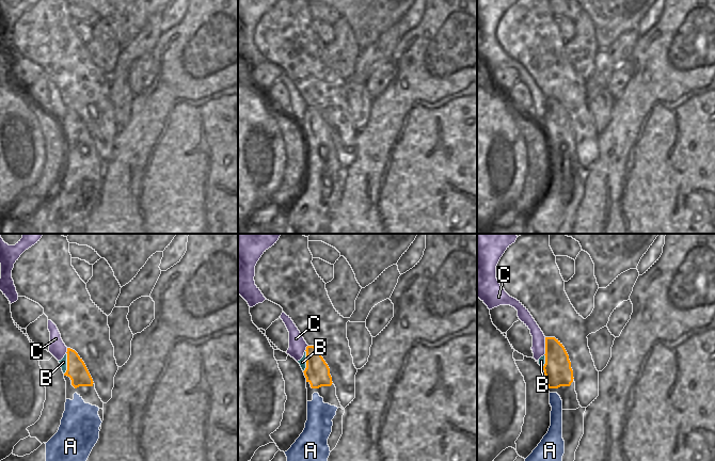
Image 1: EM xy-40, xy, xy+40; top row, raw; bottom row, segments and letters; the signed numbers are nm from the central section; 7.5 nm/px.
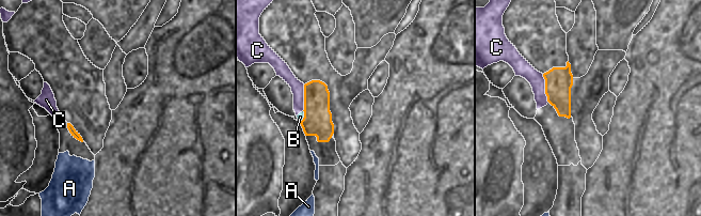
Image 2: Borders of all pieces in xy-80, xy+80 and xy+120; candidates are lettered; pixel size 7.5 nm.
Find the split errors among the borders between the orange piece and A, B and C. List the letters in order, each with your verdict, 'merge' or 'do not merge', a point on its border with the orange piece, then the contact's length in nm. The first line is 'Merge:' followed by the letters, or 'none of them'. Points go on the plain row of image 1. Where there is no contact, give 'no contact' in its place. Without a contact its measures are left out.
Merge: A
A: merge | xy+40 (572, 141) | 30 nm
B: do not merge | xy-40 (67, 124) | 170 nm
C: do not merge | xy+40 (545, 107) | 140 nm

